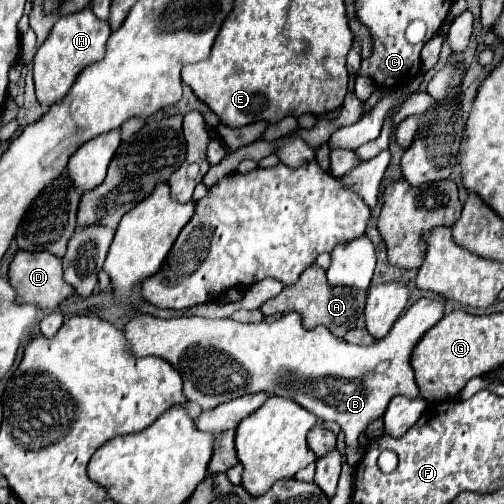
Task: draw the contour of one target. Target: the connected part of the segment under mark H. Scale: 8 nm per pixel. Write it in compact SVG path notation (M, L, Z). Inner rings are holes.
M90 7L74 13L60 17L58 23L52 27L48 39L42 43L34 57L34 85L36 85L36 97L38 103L48 109L66 97L70 87L74 85L76 77L80 71L98 59L104 57L106 53L106 43L110 39L110 25L100 21Z

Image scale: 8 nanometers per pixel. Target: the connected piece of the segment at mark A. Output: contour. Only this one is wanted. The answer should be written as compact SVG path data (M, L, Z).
M310 265L298 279L296 285L284 287L280 295L268 299L260 311L264 315L276 315L276 313L288 313L288 311L296 311L302 317L302 325L312 329L318 325L324 325L326 329L330 329L336 337L344 337L344 333L348 333L348 329L356 327L356 321L360 317L360 313L364 311L364 303L366 303L366 293L364 291L356 291L350 287L330 287L326 281L326 271L318 265Z

